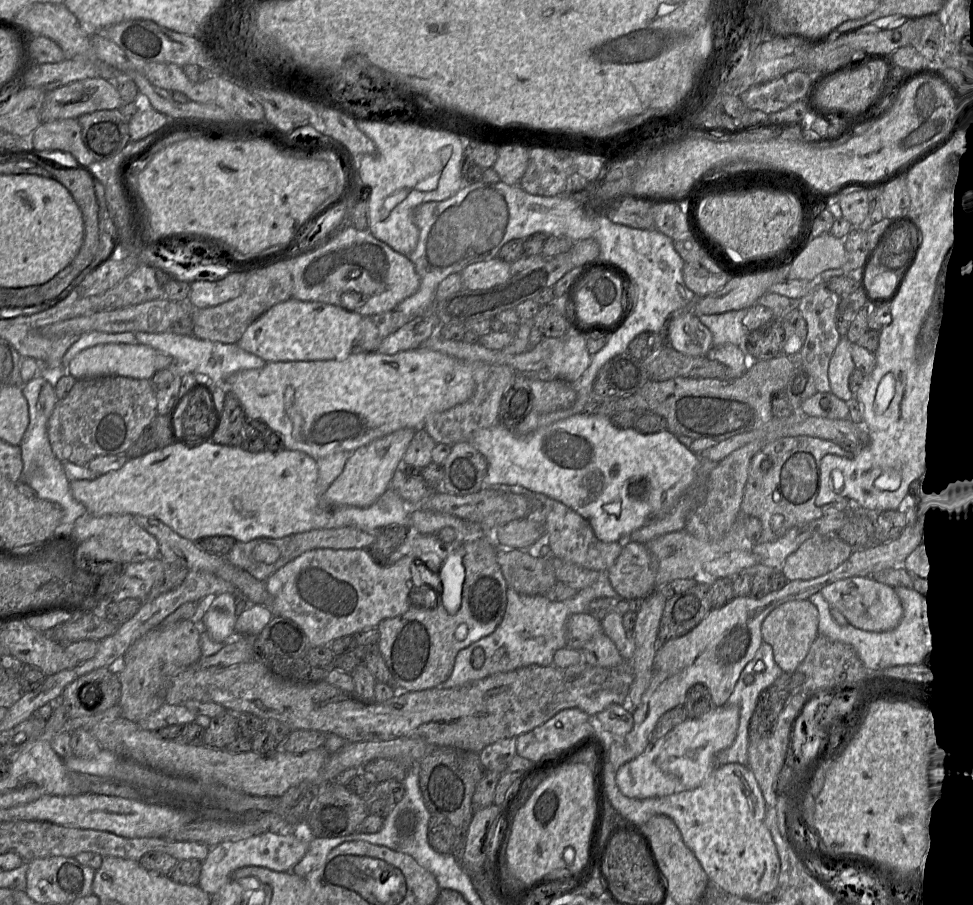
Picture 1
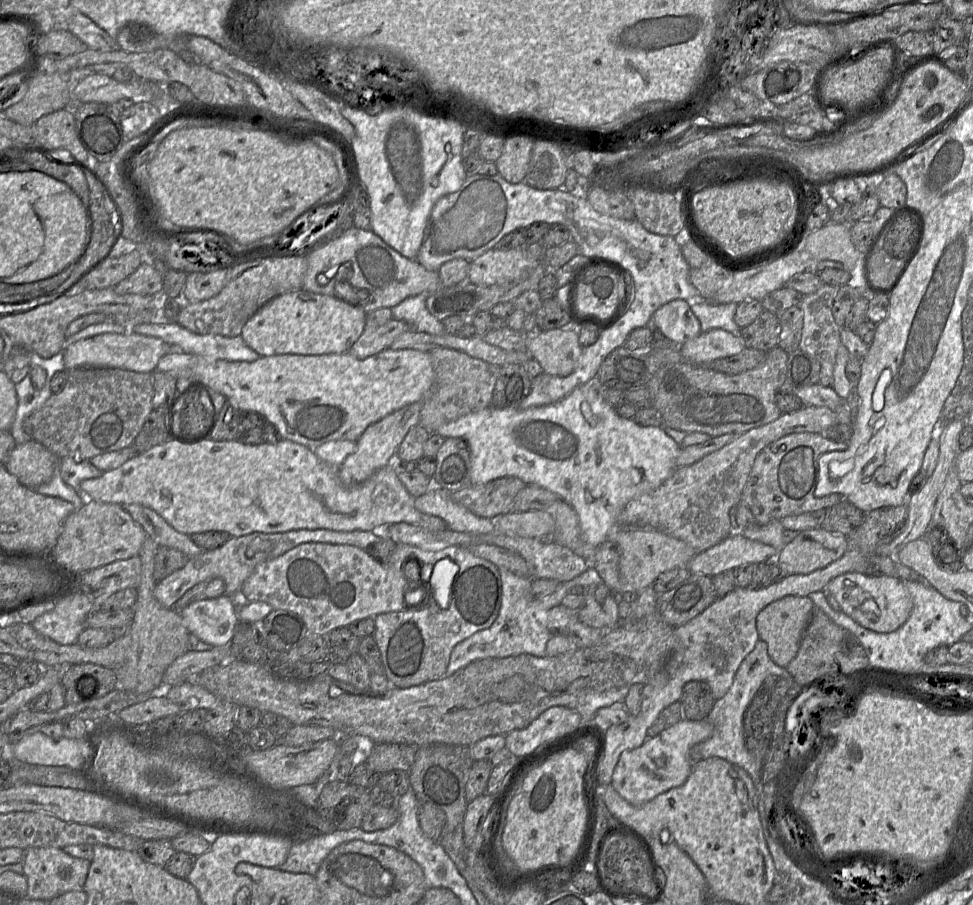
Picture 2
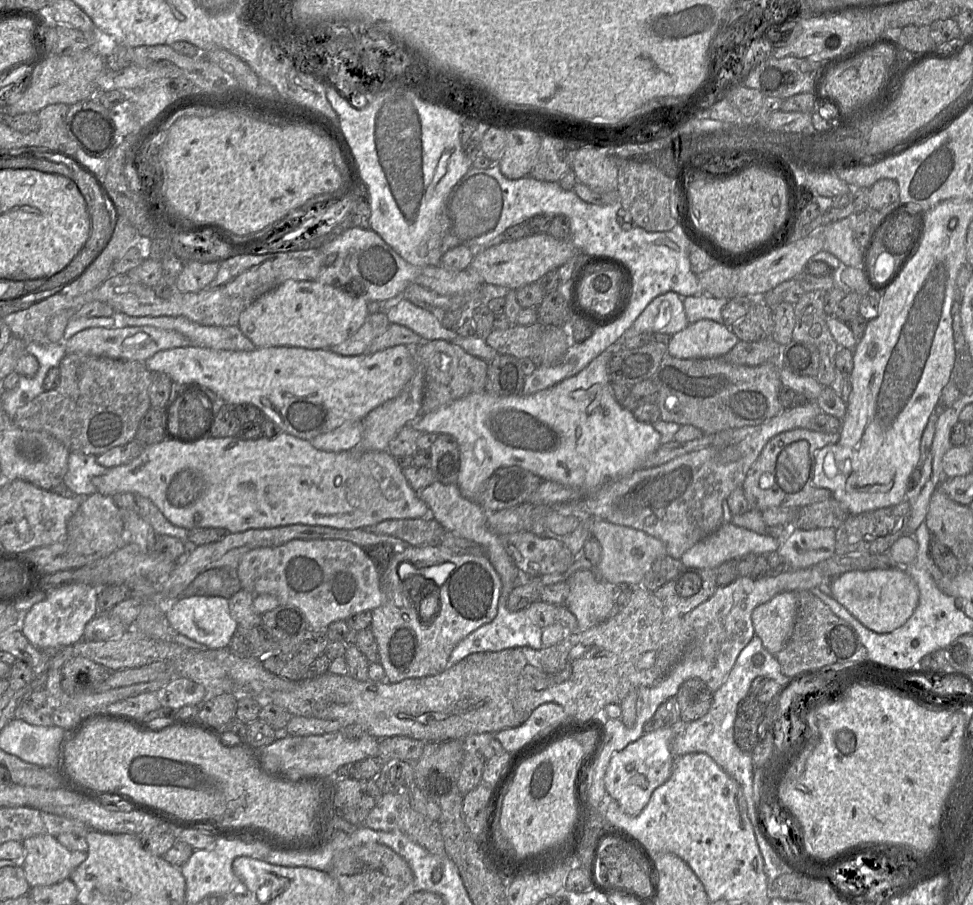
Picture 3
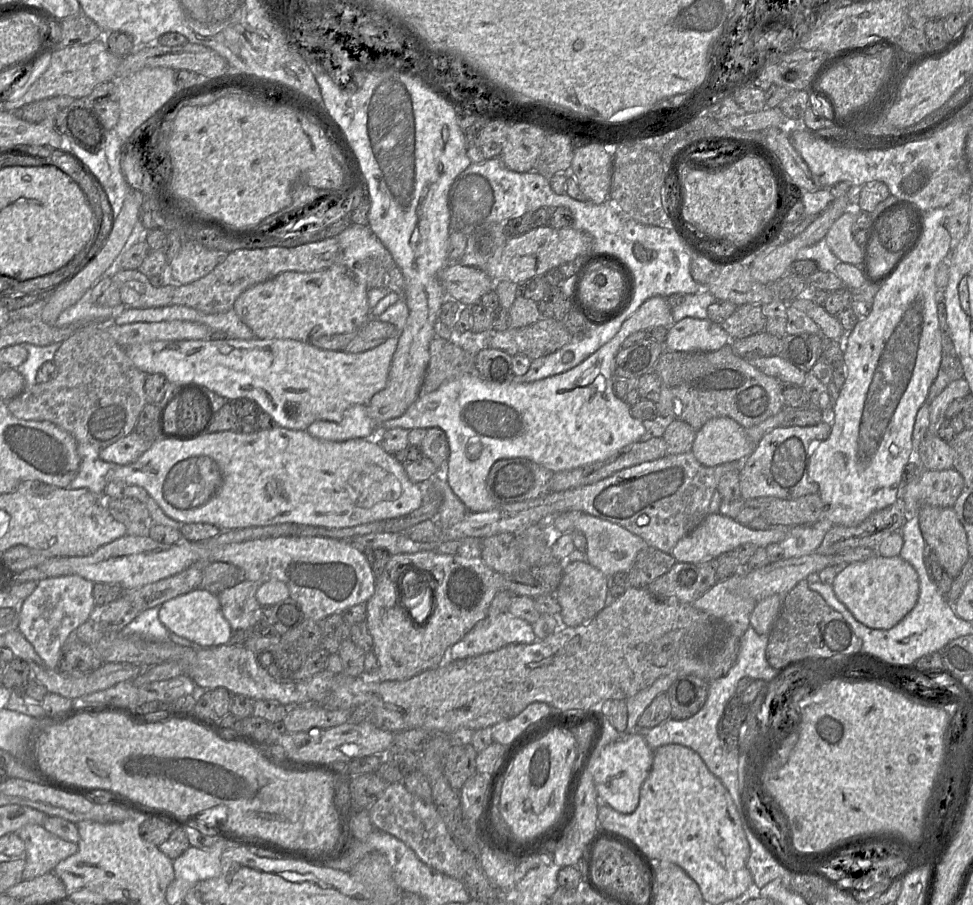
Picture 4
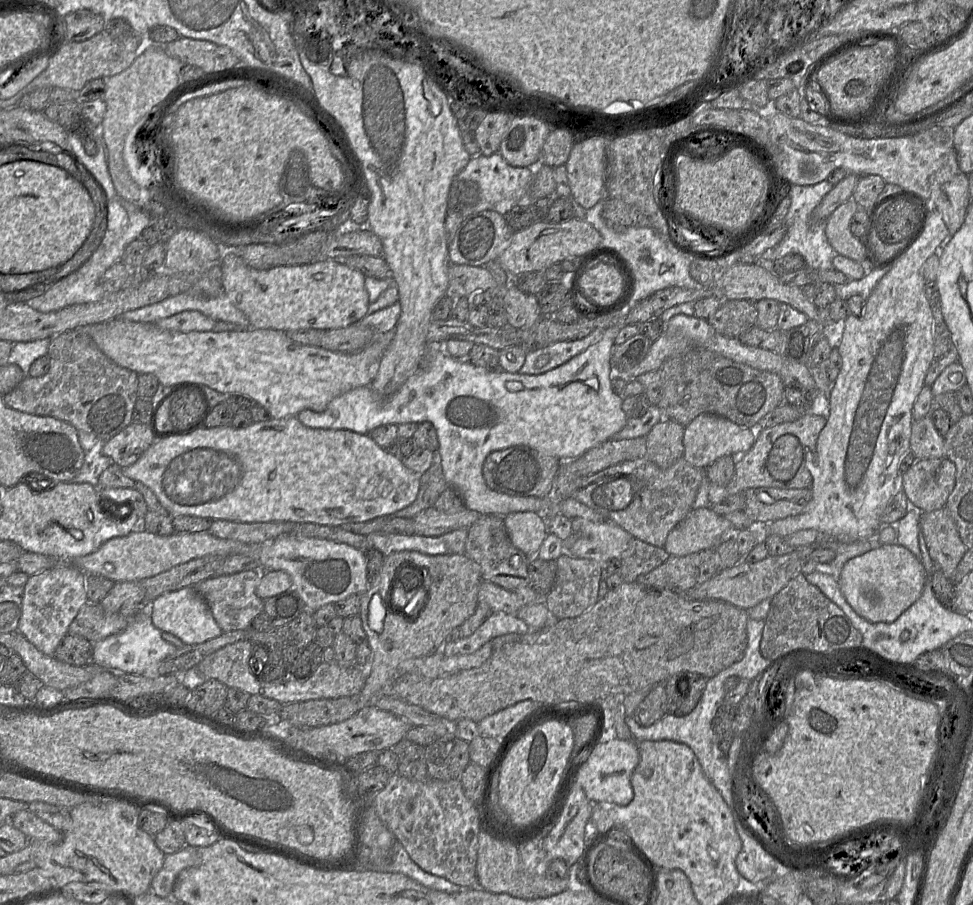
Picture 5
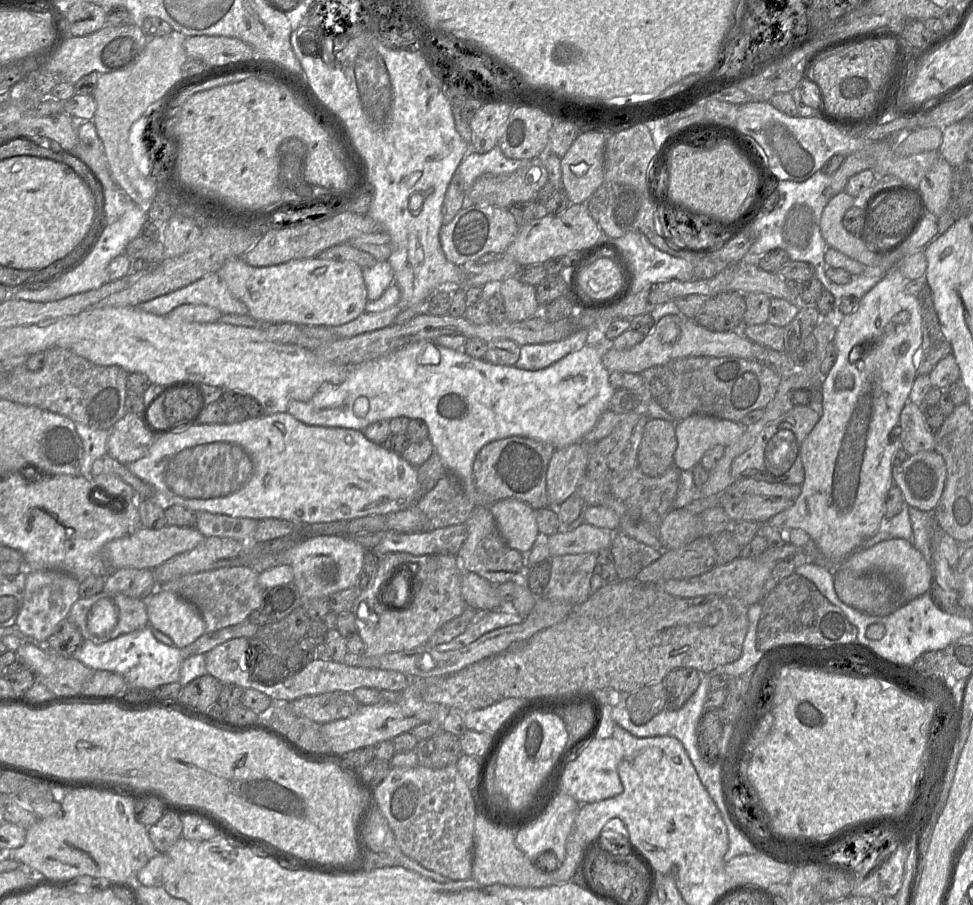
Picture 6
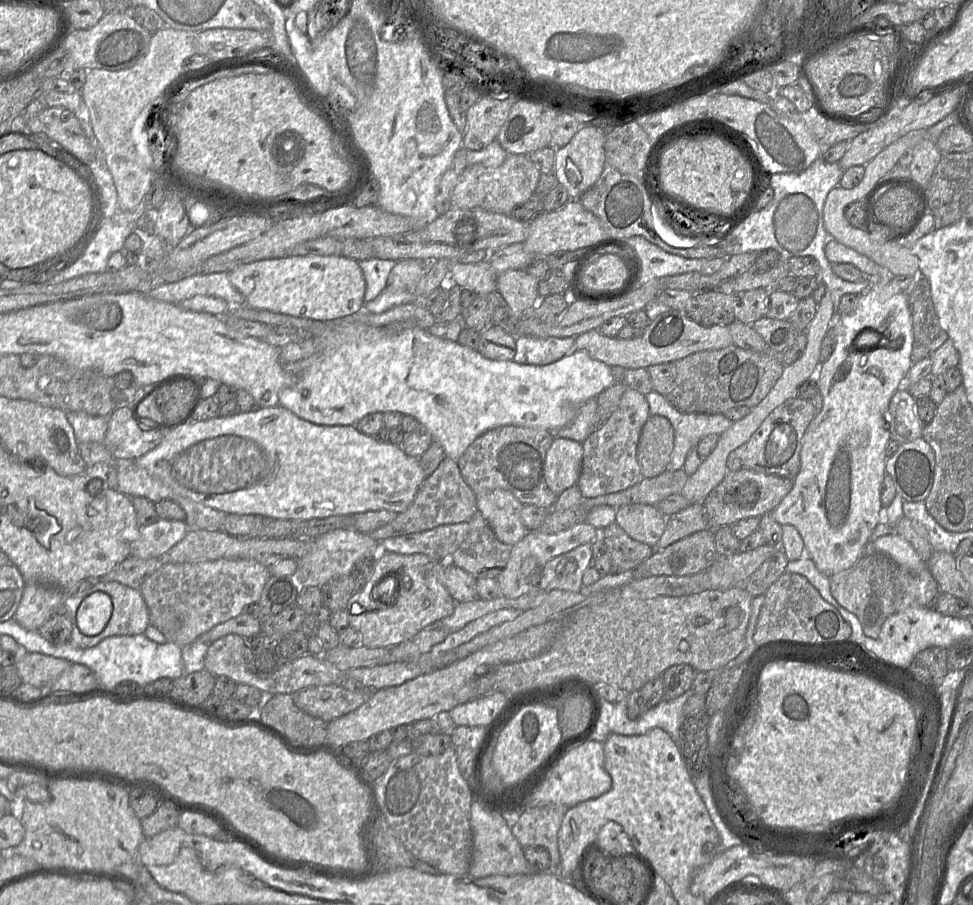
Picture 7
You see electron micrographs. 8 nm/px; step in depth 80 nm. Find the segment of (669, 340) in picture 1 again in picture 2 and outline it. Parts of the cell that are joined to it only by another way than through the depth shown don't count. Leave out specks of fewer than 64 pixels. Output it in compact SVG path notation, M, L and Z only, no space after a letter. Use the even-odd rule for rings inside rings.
M677 299L670 301L655 311L648 324L679 346L699 336L701 324L692 313L689 303Z

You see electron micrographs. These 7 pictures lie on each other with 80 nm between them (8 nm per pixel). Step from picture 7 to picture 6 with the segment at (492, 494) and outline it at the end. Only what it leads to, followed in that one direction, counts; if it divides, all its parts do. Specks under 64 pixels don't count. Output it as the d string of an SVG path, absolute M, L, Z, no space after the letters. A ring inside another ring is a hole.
M505 498L488 506L499 532L514 550L527 554L542 538L535 509L516 498Z

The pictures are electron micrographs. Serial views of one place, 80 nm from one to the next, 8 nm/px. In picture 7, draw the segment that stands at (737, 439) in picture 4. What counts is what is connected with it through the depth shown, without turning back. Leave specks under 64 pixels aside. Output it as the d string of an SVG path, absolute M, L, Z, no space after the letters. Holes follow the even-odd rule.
M684 414L674 428L674 446L669 469L683 469L688 453L695 449L700 440L708 435L721 435L733 422L722 414Z

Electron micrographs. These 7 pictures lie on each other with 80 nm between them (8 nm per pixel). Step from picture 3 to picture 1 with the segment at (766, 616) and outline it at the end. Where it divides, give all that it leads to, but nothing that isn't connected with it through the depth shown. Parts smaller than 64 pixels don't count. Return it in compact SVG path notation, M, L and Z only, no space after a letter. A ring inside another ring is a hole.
M809 599L788 601L776 607L761 625L763 641L773 649L774 660L783 672L794 672L819 635L819 613Z

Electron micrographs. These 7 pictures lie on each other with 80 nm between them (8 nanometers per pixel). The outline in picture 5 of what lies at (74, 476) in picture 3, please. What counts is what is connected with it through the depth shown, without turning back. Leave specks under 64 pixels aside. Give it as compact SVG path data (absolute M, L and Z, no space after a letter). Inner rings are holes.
M78 431L78 436L84 452L84 462L76 477L71 481L89 483L97 487L102 472L115 462L112 458L104 455L104 441L84 431Z

